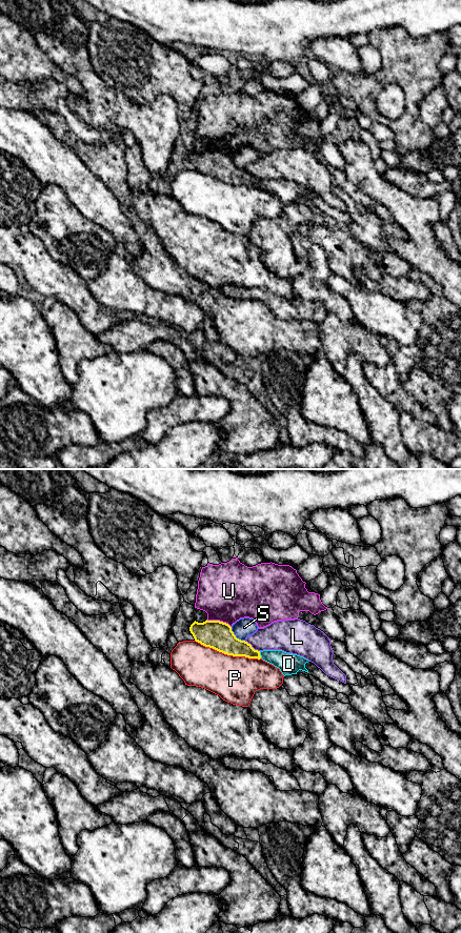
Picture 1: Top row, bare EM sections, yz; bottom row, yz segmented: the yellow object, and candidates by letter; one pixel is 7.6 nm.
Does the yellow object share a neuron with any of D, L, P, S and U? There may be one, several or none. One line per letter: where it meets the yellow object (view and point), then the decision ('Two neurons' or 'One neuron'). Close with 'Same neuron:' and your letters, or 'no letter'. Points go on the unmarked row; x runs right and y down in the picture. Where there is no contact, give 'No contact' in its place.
D: Touches yellow at yz (259, 183). One neuron
L: Touches yellow at yz (251, 175). Two neurons
P: Touches yellow at yz (227, 183). Two neurons
S: Touches yellow at yz (235, 165). Two neurons
U: Touches yellow at yz (219, 149). Two neurons
Same neuron: D

